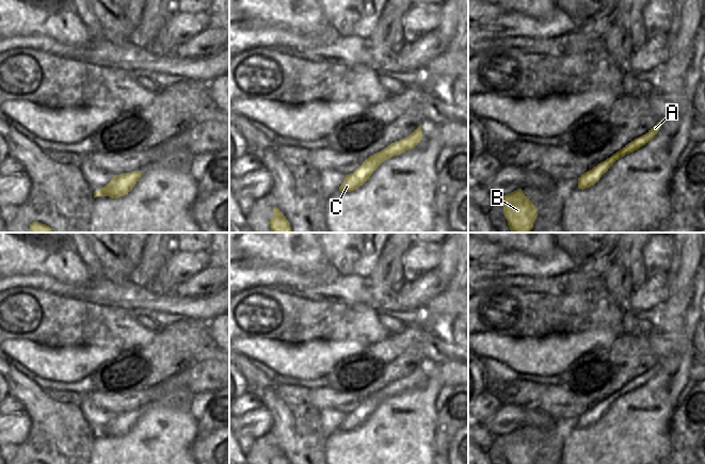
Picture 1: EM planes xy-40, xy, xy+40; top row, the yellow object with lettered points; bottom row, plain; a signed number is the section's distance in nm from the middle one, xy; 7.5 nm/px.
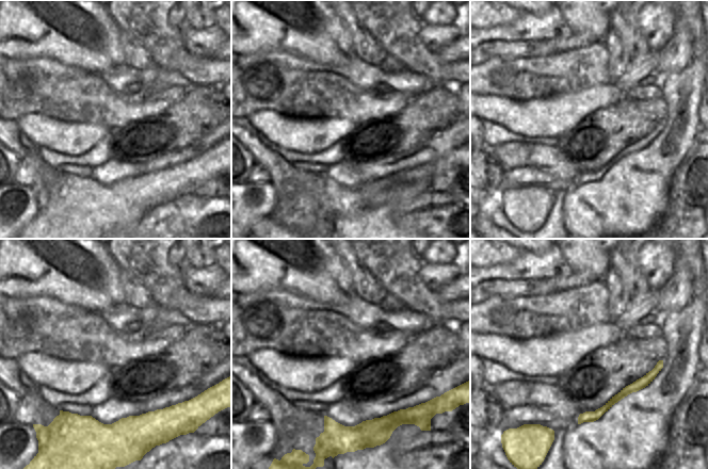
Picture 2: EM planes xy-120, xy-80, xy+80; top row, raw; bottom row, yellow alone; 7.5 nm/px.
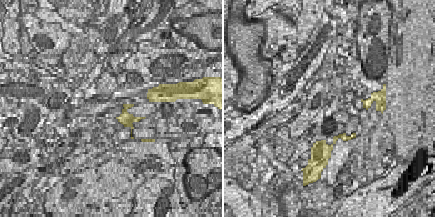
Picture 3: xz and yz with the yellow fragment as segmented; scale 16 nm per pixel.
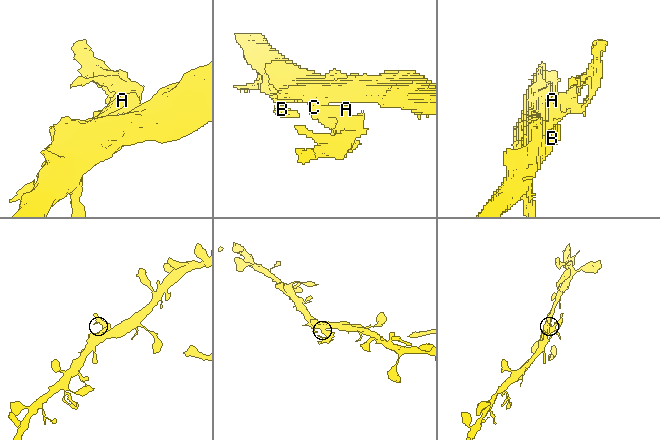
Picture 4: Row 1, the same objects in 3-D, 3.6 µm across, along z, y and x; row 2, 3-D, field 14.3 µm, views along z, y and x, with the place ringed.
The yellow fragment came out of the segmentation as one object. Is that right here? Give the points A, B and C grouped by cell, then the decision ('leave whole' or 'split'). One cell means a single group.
A / B C; split

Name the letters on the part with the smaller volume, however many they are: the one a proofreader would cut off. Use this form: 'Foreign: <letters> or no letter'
Foreign: A

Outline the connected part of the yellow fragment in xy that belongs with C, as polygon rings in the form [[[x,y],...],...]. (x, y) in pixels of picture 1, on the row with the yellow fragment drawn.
[[[370,156],[367,160],[366,164],[363,163],[353,173],[346,175],[343,182],[339,187],[340,192],[351,192],[363,186],[381,164],[374,156]]]

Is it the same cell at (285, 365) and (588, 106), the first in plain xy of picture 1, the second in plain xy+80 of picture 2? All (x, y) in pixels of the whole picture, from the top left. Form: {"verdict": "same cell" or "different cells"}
{"verdict": "same cell"}

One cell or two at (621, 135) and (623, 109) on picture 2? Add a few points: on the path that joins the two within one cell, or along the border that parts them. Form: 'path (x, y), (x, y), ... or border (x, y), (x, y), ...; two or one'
path (622, 129), (623, 115); one

